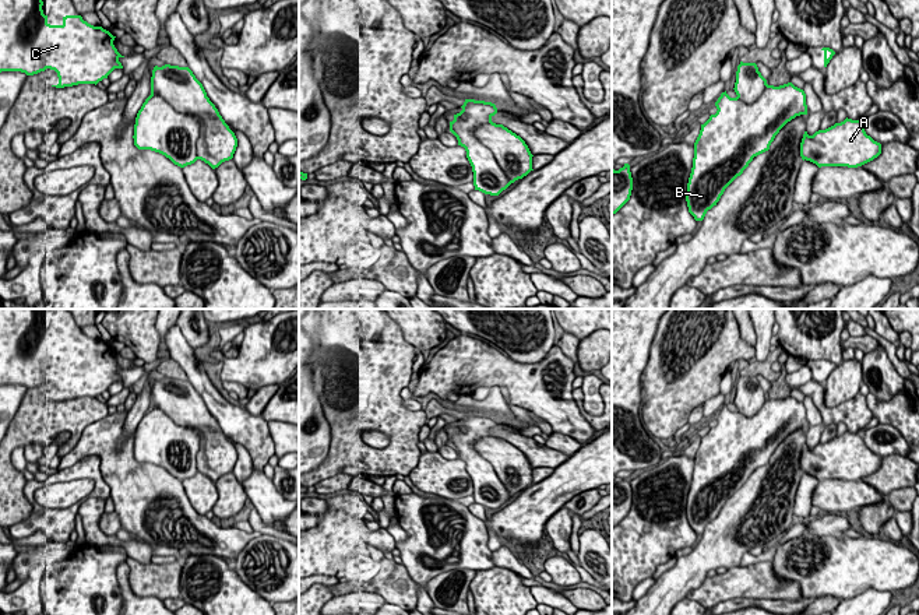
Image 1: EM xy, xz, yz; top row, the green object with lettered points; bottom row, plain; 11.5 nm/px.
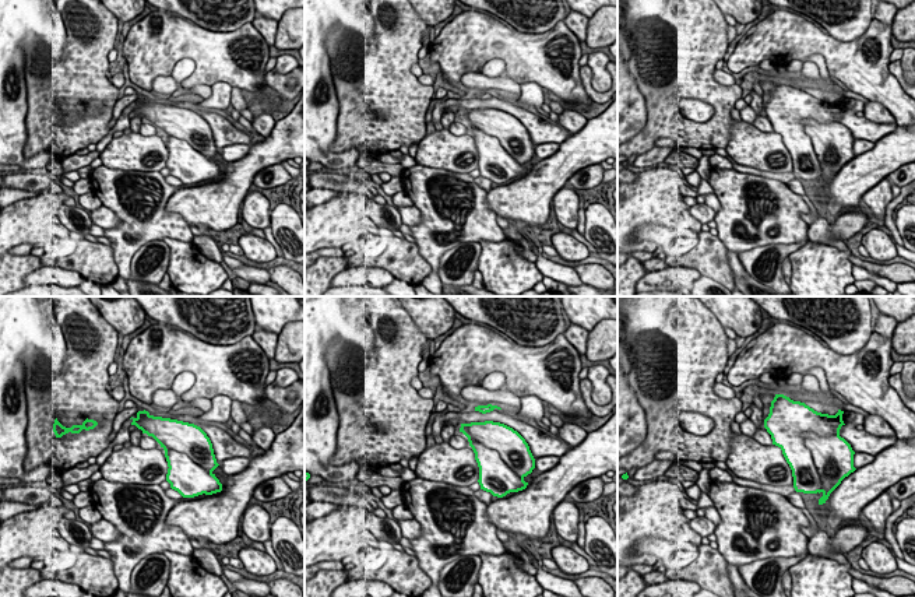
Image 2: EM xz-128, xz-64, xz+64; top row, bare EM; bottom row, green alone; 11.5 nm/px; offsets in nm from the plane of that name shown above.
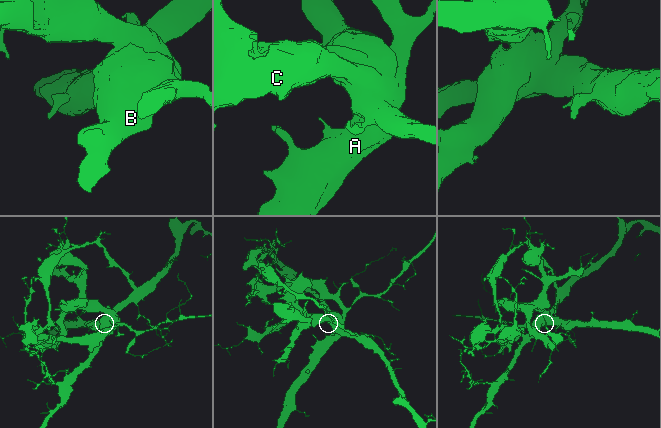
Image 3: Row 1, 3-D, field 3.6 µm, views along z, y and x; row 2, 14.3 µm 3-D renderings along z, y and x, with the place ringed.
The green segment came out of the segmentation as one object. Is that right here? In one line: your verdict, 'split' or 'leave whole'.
split

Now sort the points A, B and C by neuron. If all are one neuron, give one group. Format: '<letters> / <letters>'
A C / B

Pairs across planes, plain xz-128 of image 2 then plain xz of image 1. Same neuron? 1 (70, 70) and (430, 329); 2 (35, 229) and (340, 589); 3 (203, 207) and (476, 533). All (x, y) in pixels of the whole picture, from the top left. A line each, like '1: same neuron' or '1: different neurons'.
1: different neurons
2: different neurons
3: different neurons

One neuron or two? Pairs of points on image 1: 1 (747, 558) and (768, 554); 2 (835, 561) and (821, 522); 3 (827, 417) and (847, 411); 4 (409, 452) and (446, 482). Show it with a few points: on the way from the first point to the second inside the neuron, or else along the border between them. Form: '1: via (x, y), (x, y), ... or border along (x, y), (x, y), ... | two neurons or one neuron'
1: via (753, 558), (763, 556) | one neuron
2: border along (806, 531), (814, 536), (845, 536) | two neurons
3: via (831, 415), (842, 413) | one neuron
4: border along (421, 453), (418, 464), (408, 474) | two neurons

